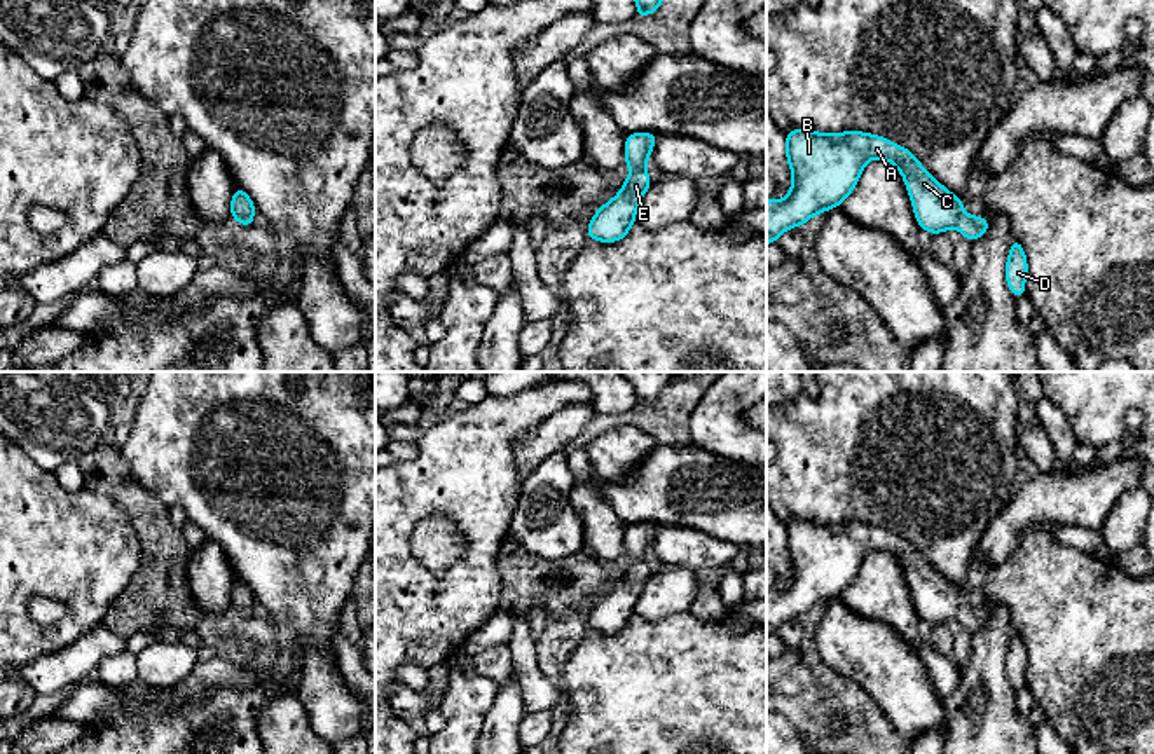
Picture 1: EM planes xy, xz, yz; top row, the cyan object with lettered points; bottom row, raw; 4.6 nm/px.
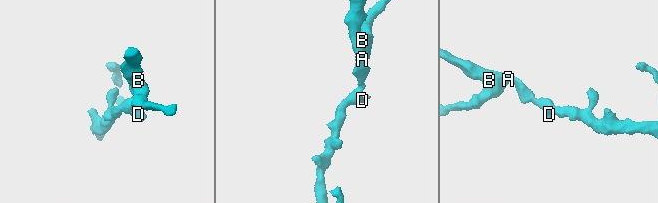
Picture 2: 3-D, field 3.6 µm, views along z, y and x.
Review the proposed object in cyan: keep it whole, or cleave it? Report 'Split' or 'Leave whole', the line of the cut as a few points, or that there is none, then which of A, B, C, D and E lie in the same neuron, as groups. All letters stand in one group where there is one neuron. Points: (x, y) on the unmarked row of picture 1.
Leave whole. No split. Groups: A B C D E

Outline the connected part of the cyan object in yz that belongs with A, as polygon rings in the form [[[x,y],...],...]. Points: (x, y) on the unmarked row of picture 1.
[[[793,520],[786,524],[786,546],[793,578],[782,592],[766,592],[766,635],[814,606],[841,597],[869,550],[889,552],[899,560],[922,621],[941,625],[957,618],[965,630],[976,632],[990,618],[985,607],[965,606],[964,590],[946,581],[908,539],[883,527]]]

